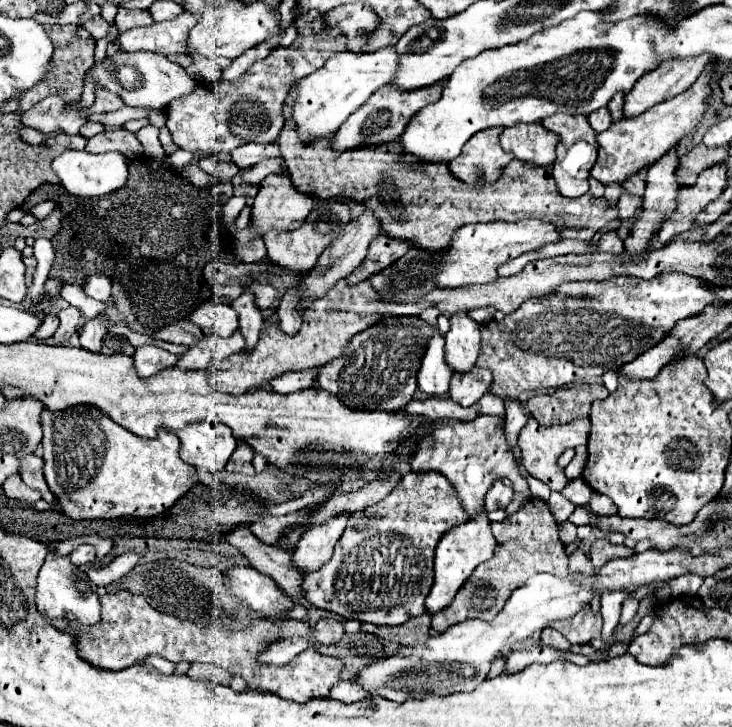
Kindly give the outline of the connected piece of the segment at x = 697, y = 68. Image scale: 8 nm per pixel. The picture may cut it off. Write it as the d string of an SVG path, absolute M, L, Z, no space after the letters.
M698 55L692 59L676 59L672 63L660 65L656 71L638 79L636 87L624 95L624 119L638 117L646 109L660 101L686 91L704 71L706 63L716 59L714 55Z

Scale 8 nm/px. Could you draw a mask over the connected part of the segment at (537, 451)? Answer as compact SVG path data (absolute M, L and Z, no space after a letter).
M528 415L528 423L522 427L522 431L518 435L518 445L522 449L524 467L530 471L532 477L544 481L550 489L562 491L564 485L568 483L568 479L566 479L564 471L556 467L556 459L562 455L564 449L576 447L576 445L584 445L588 441L588 431L590 431L590 421L588 419L576 419L576 421L568 423L568 425L540 427L538 421L532 415Z

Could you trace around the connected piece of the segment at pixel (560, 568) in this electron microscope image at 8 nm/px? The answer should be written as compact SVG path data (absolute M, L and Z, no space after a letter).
M532 497L514 515L508 515L502 523L492 523L492 533L498 541L494 557L480 563L480 567L476 567L472 579L468 579L468 583L460 587L456 599L448 607L444 607L444 611L432 615L434 631L444 631L446 627L472 617L482 617L492 621L496 613L504 607L504 601L510 597L510 593L516 587L522 587L526 579L534 573L546 571L558 577L566 575L568 555L558 537L558 523L542 499Z

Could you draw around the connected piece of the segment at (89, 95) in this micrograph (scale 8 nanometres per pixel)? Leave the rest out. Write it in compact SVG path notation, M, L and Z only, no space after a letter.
M86 79L84 81L83 93L80 101L77 104L73 104L73 106L91 106L95 101L95 87L90 79Z

